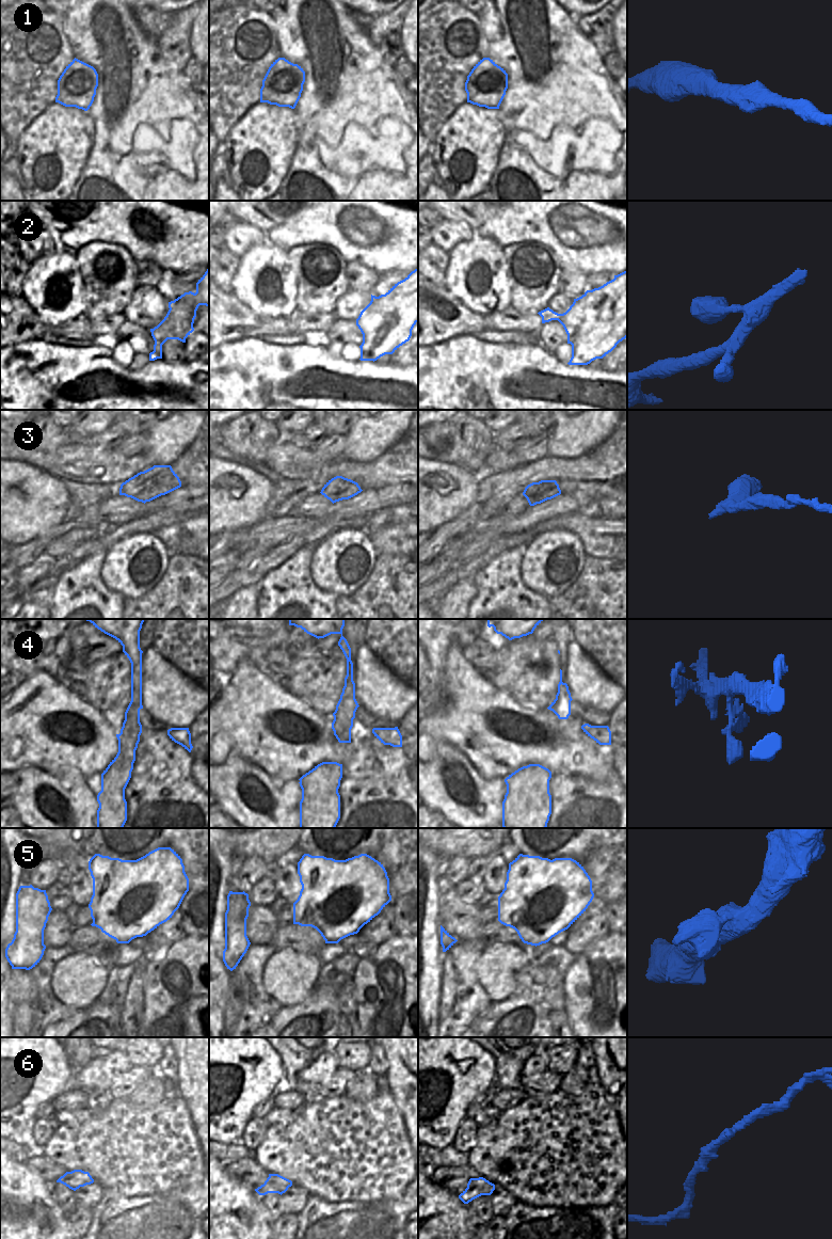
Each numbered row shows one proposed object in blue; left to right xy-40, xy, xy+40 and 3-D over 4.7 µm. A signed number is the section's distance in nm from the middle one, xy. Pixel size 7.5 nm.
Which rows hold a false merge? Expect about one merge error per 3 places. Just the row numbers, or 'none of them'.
2, 3

